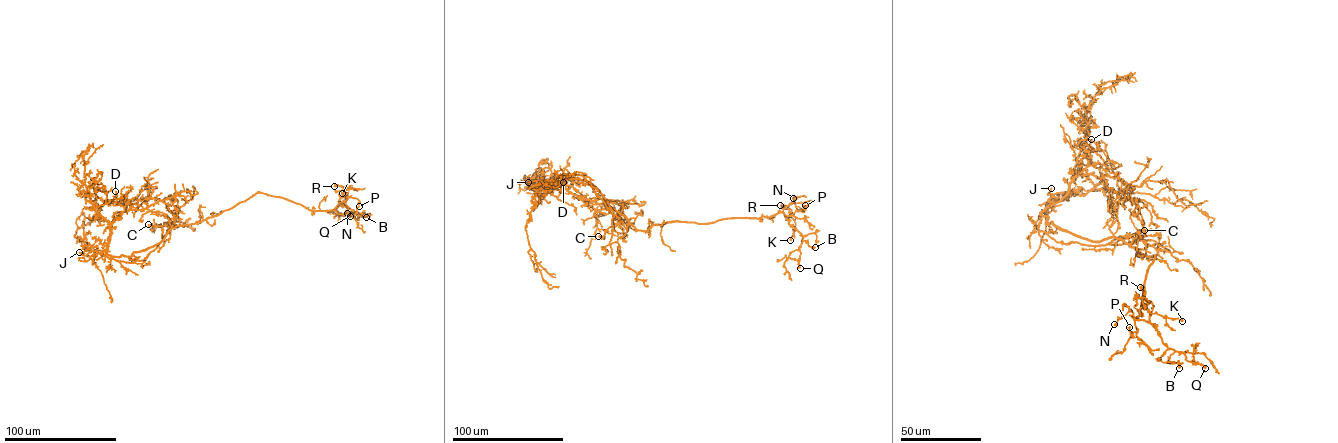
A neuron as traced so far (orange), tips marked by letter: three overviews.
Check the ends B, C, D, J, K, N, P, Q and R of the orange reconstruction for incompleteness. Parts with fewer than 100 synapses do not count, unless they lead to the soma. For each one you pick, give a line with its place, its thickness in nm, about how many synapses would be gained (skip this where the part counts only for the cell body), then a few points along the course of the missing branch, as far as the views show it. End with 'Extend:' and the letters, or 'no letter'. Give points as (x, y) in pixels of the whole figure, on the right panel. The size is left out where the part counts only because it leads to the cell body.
J: (1051, 188) | 440 nm
Extend: J

